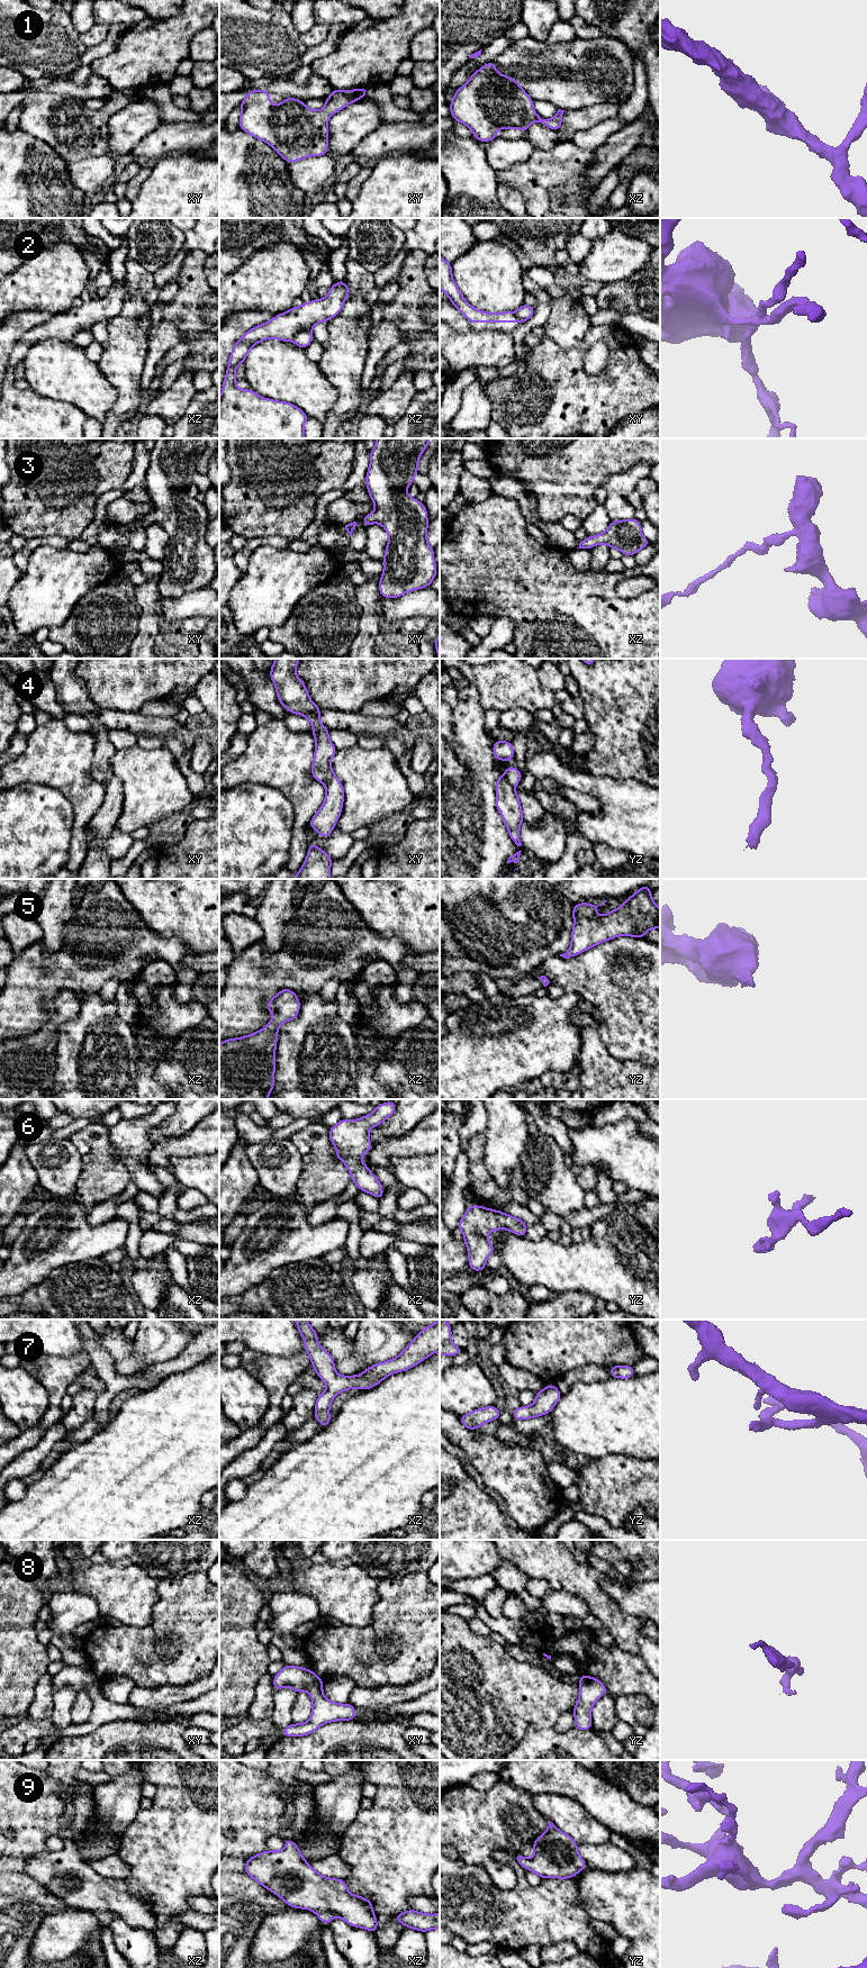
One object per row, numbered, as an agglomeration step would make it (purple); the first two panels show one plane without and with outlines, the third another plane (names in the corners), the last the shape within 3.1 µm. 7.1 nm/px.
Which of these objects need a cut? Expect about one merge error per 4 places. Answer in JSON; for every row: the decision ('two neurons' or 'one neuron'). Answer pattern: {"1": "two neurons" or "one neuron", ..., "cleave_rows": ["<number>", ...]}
{"1": "one neuron", "2": "two neurons", "3": "one neuron", "4": "one neuron", "5": "one neuron", "6": "one neuron", "7": "one neuron", "8": "one neuron", "9": "one neuron", "cleave_rows": ["2"]}

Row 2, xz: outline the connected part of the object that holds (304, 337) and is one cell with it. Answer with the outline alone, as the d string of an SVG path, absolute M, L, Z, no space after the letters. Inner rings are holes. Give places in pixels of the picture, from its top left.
M311 328L300 330L292 341L298 347L306 348L313 342Z

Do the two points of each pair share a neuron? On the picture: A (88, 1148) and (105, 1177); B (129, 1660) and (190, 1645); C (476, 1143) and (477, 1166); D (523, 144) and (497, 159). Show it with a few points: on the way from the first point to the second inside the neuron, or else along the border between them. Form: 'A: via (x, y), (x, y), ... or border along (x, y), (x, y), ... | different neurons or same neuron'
A: via (95, 1154), (99, 1159), (101, 1170) | same neuron
B: via (145, 1657), (171, 1665), (175, 1660) | same neuron
C: via (476, 1149), (476, 1160) | same neuron
D: via (516, 151), (504, 153) | same neuron

